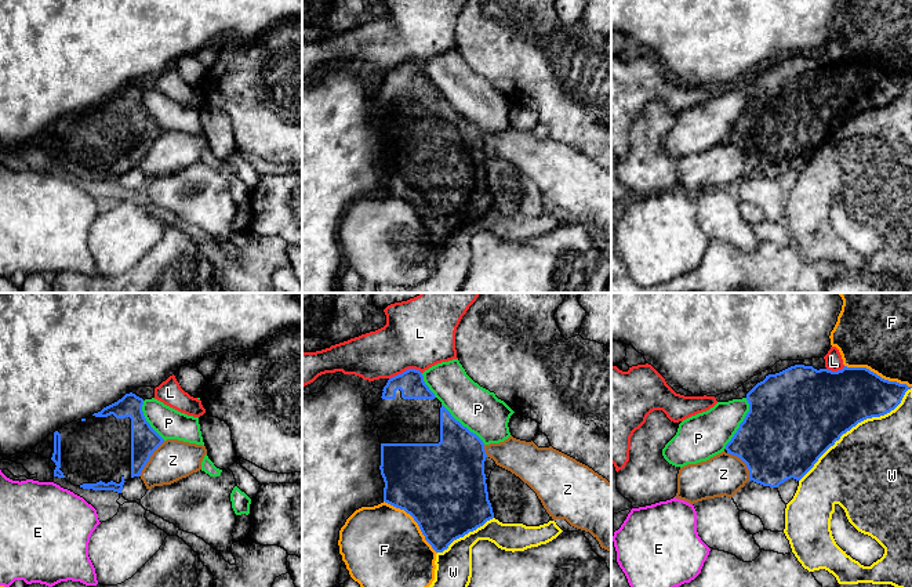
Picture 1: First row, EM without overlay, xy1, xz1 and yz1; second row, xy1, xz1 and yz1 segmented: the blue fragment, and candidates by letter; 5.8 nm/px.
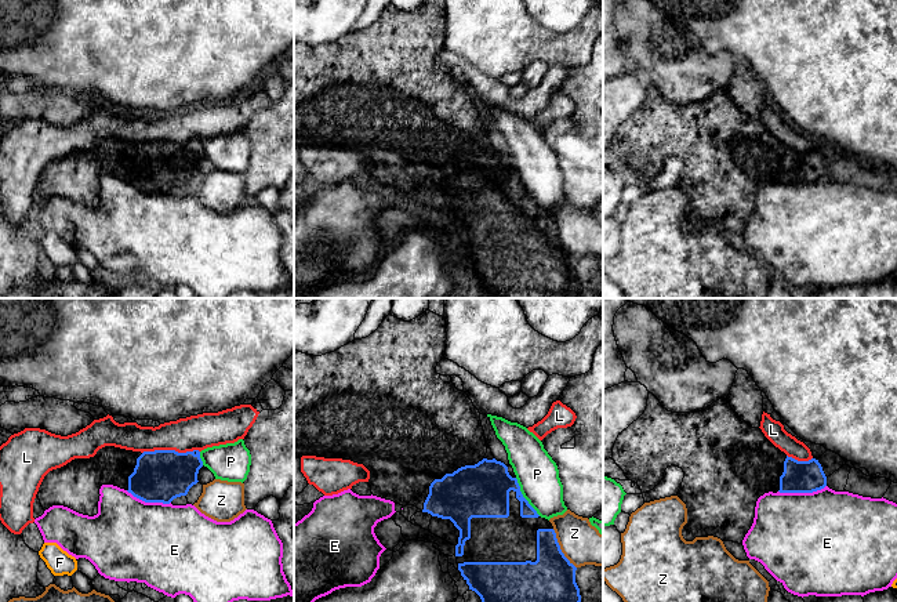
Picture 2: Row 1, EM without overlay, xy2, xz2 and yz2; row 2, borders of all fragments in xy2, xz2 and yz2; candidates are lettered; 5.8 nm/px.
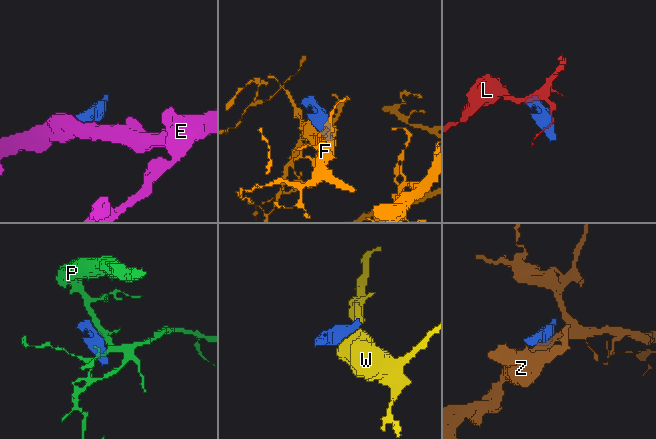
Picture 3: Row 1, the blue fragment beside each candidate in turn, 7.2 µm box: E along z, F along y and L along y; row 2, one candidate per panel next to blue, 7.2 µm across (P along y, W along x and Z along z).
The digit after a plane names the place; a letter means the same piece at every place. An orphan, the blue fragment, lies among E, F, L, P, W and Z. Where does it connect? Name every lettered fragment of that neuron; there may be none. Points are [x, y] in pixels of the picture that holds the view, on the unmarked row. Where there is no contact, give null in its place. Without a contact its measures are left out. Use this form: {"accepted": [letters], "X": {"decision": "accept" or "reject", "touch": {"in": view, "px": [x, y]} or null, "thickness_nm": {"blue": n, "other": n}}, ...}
{"accepted": [], "E": {"decision": "reject", "touch": {"in": "yz2", "px": [802, 182]}, "thickness_nm": {"blue": 190, "other": 500}}, "F": {"decision": "reject", "touch": {"in": "yz1", "px": [876, 65]}, "thickness_nm": {"blue": 340, "other": 360}}, "L": {"decision": "reject", "touch": {"in": "xy2", "px": [170, 141]}, "thickness_nm": {"blue": 300, "other": 200}}, "P": {"decision": "reject", "touch": {"in": "yz1", "px": [741, 113]}, "thickness_nm": {"blue": 480, "other": 260}}, "W": {"decision": "reject", "touch": {"in": "yz1", "px": [856, 115]}, "thickness_nm": {"blue": 440, "other": 480}}, "Z": {"decision": "reject", "touch": {"in": "xz2", "px": [559, 239]}, "thickness_nm": {"blue": 340, "other": 240}}}

